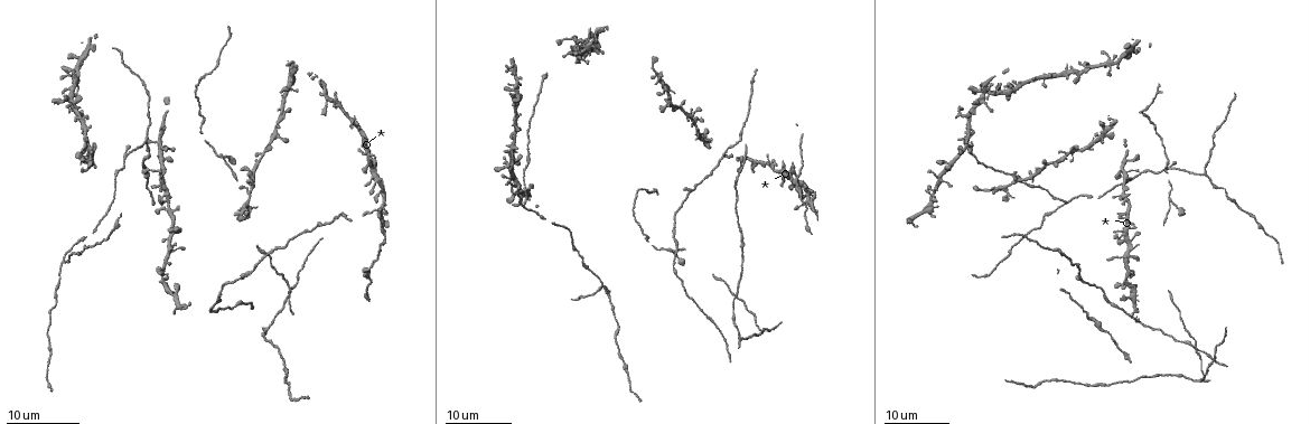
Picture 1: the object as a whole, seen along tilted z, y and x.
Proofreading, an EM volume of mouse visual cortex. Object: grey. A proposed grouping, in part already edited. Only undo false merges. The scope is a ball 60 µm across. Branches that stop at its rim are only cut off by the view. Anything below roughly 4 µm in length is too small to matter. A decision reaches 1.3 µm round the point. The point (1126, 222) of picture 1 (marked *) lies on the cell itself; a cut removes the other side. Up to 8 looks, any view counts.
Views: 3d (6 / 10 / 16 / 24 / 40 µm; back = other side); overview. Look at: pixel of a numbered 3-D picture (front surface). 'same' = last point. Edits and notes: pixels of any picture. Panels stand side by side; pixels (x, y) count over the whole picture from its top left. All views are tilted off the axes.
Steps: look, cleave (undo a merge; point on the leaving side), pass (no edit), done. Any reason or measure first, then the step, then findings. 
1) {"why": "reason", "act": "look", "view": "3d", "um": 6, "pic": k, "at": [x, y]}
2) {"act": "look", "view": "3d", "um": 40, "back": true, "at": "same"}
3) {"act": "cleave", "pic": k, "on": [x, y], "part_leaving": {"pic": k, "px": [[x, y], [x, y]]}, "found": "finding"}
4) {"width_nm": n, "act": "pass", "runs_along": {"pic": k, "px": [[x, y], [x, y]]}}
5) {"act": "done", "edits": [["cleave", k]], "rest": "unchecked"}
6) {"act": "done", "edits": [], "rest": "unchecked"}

{"why": "a fork", "act": "look", "view": "3d", "um": 24, "pic": 1, "at": [610, 297]}

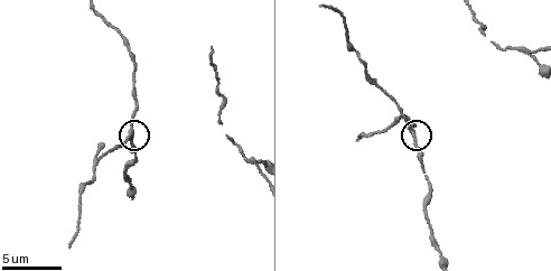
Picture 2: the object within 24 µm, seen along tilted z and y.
{"why": "zoom in", "act": "look", "view": "3d", "um": 6, "pic": 2, "at": [414, 130]}

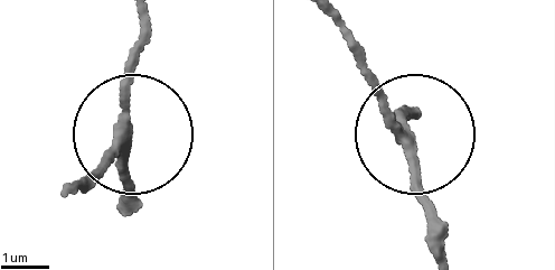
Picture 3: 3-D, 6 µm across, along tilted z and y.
{"why": "other side", "act": "look", "view": "3d", "um": 6, "back": true, "pic": 3, "at": [122, 137]}

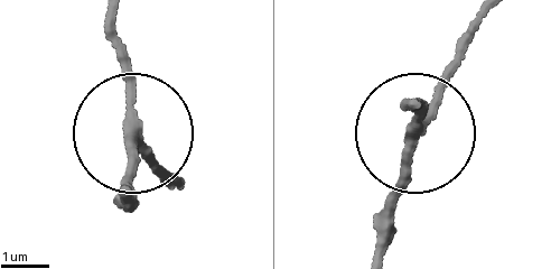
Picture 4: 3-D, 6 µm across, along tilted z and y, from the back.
{"arms": 3, "act": "pass", "runs_along": {"pic": 4, "px": [[484, 10], [402, 172], [394, 237]]}, "found": "continuous, no second cell"}

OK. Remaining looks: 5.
{"why": "calibre changes", "act": "look", "view": "3d", "um": 24, "pic": 1, "at": [686, 193]}

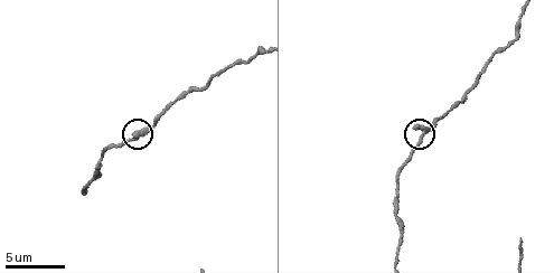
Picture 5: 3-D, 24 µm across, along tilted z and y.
{"act": "look", "view": "3d", "um": 6, "pic": 5, "at": [421, 136]}

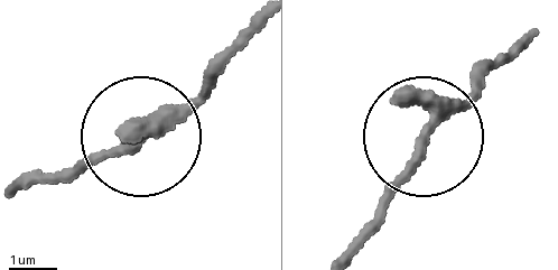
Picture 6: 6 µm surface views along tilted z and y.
{"act": "pass", "found": "one cell here"}

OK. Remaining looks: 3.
{"why": "side arm on a straight run", "act": "look", "view": "3d", "um": 24, "pic": 1, "at": [63, 265]}

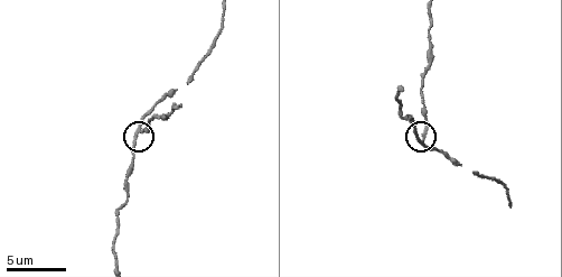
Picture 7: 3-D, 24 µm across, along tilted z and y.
{"act": "look", "view": "3d", "um": 6, "pic": 7, "at": [418, 140]}

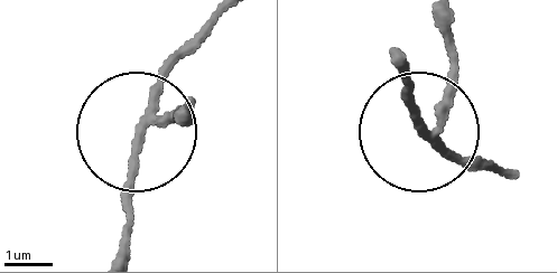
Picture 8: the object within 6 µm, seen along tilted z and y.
{"width_nm": 160, "act": "cleave", "pic": 8, "on": [453, 59], "found": "a second cell is stuck on"}

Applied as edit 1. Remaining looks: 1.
{"act": "done", "edits": [["cleave", 8]], "rest": "unchecked"}

